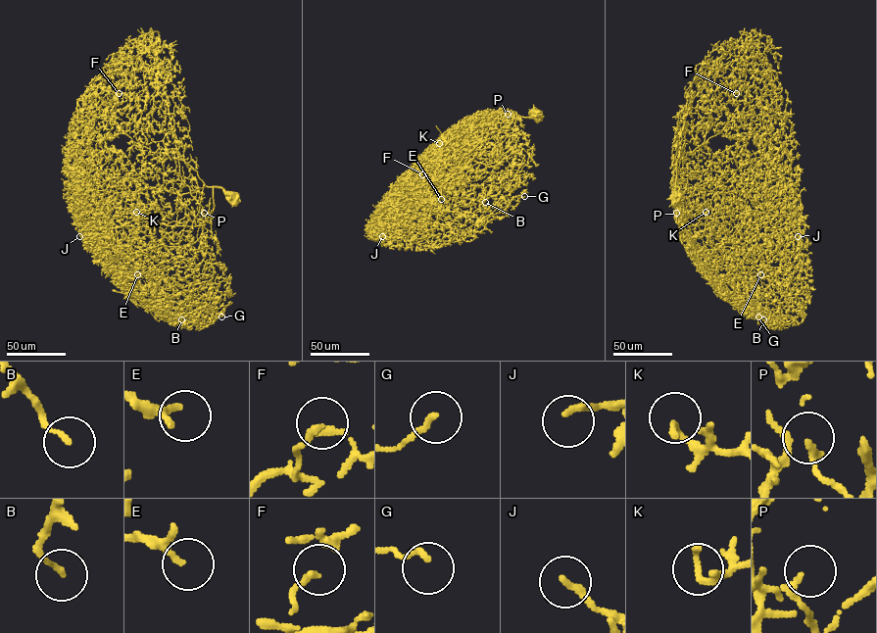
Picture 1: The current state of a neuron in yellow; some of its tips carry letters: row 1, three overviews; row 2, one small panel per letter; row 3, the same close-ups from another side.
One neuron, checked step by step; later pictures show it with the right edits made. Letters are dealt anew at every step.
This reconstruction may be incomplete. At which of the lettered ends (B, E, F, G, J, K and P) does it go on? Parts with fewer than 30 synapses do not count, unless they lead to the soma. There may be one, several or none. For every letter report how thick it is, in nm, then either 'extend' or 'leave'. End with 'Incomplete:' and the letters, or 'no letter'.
B: 150 nm thick; extend
E: 160 nm thick; extend
F: 180 nm thick; leave
G: 170 nm thick; leave
J: 200 nm thick; leave
K: 200 nm thick; leave
P: 190 nm thick; leave
Incomplete: B, E

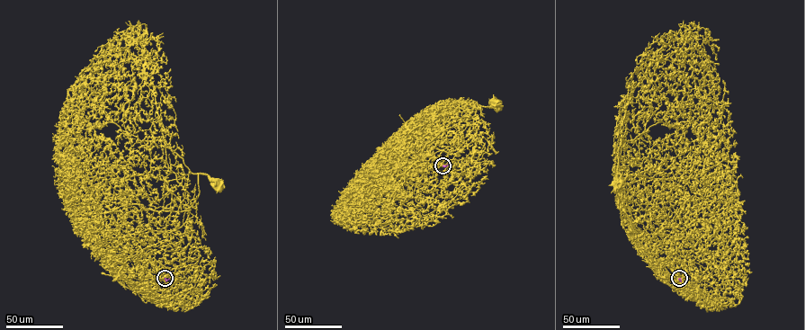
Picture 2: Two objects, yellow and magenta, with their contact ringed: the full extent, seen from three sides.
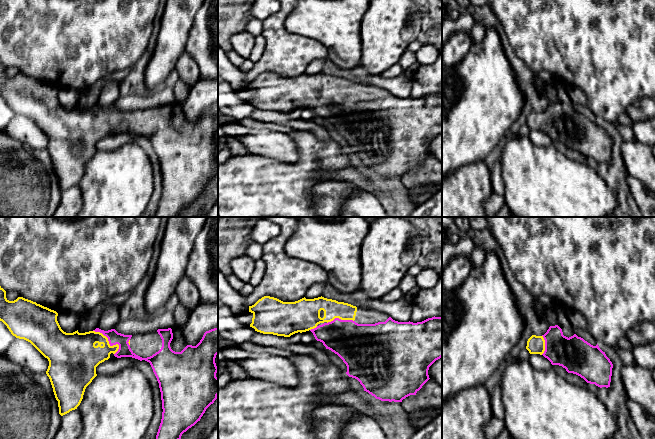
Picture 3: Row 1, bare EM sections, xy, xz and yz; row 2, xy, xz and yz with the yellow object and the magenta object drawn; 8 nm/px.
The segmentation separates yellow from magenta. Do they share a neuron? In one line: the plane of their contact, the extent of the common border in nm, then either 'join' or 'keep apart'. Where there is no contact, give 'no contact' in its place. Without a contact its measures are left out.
meets yellow in xy; contact 260 nm long; join

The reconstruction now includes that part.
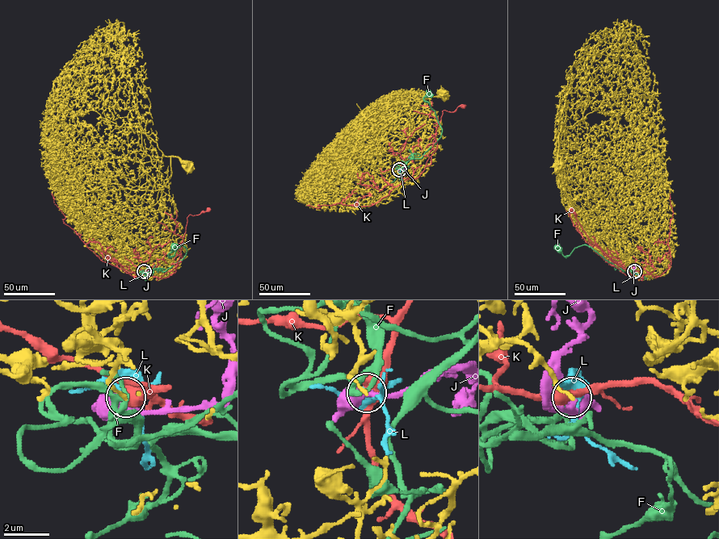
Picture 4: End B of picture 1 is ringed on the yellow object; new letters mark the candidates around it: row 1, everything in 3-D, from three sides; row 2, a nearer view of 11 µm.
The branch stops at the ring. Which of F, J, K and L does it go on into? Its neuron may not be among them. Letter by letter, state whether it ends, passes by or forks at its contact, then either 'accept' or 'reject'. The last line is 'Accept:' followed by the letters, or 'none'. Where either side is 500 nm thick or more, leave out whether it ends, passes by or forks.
F: it passes by; reject
J: it passes by; accept
K: reject
L: it forks; reject
Accept: J

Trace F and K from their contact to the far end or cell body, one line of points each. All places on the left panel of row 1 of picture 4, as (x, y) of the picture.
F: (143, 270), (166, 271), (178, 262), (187, 249), (182, 245), (170, 256), (173, 246)
K: (144, 271), (162, 278), (174, 273), (182, 257), (178, 249), (185, 232), (187, 217), (208, 209)

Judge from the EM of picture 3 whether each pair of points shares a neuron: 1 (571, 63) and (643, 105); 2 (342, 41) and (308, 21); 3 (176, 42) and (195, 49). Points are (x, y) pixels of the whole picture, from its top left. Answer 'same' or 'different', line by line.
1: different
2: same
3: different

